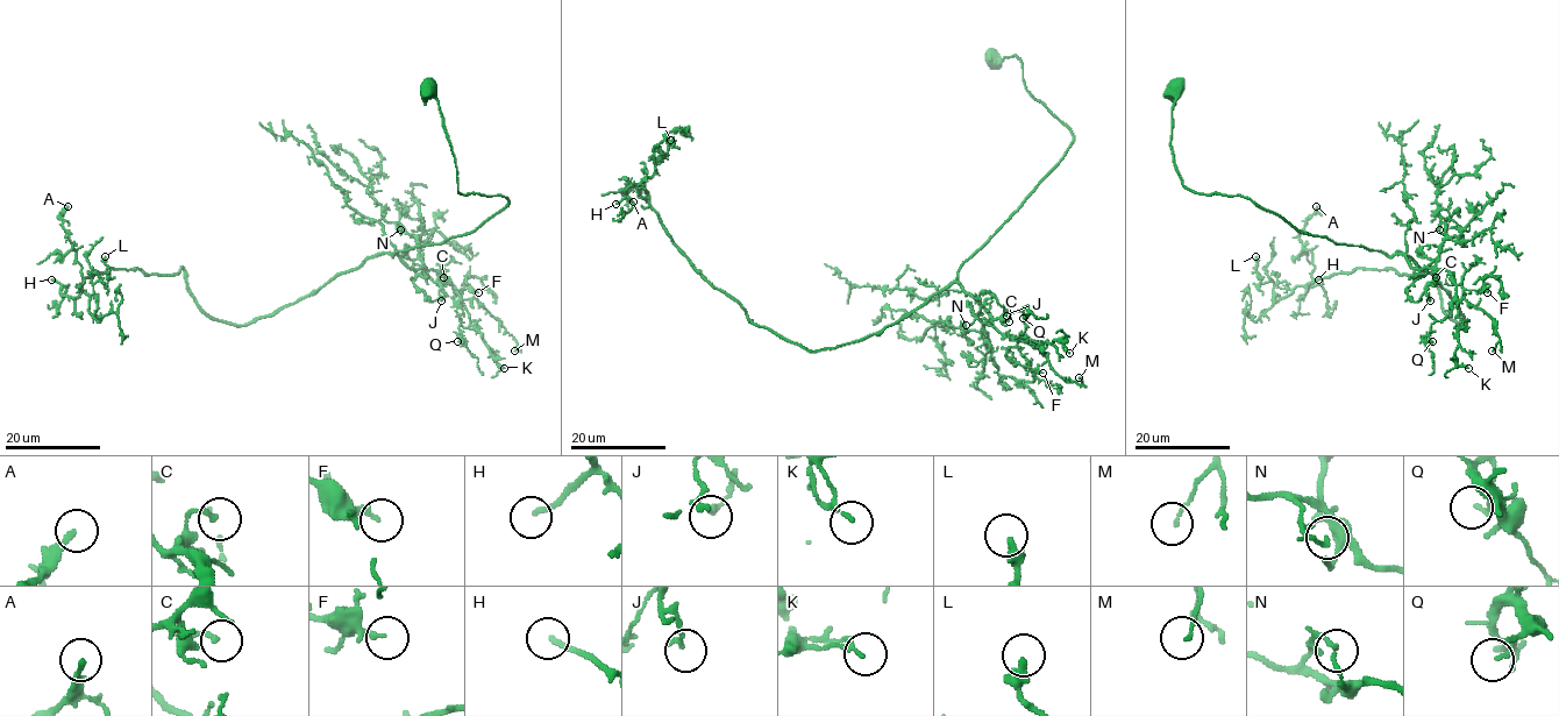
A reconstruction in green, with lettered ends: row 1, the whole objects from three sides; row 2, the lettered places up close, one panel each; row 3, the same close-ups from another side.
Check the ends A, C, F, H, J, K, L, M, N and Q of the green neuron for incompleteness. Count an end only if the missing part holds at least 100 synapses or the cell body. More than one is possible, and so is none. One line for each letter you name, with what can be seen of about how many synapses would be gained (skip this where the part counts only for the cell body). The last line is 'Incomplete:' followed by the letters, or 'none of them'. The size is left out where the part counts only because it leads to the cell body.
H: 120 synapses
Incomplete: H

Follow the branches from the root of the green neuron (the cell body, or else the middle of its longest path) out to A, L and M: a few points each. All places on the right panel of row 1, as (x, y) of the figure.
A: (1173, 89), (1183, 186), (1402, 253), (1466, 324), (1443, 310), (1432, 267), (1314, 279), (1298, 233), (1316, 206)
L: (1173, 89), (1183, 186), (1402, 253), (1466, 324), (1432, 267), (1339, 273), (1261, 314), (1273, 283), (1255, 256)
M: (1173, 89), (1170, 146), (1183, 186), (1243, 196), (1303, 233), (1446, 269), (1457, 298), (1494, 321), (1492, 351)

